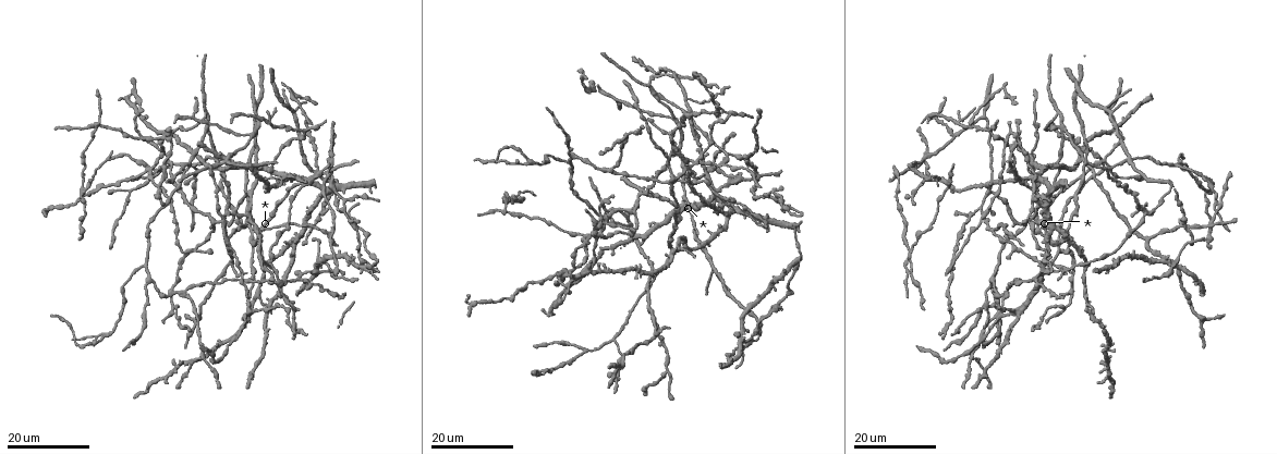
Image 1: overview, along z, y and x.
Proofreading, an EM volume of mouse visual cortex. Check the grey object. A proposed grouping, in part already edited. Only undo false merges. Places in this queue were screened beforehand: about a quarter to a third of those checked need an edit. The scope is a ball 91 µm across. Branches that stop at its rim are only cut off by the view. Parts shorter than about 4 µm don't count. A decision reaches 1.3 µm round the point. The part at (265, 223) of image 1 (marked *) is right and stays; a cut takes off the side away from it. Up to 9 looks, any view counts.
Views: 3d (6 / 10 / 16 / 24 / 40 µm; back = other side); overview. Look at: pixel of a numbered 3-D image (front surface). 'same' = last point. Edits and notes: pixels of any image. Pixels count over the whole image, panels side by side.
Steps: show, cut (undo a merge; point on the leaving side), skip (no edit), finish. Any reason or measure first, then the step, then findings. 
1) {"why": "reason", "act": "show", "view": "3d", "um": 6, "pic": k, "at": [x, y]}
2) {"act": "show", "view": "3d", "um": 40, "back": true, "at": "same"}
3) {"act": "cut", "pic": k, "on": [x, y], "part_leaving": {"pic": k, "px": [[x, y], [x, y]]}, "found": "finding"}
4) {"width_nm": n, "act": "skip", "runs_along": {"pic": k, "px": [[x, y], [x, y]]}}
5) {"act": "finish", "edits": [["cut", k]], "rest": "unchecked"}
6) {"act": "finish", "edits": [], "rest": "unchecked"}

{"act": "show", "view": "3d", "um": 24, "pic": 1, "at": [259, 296]}

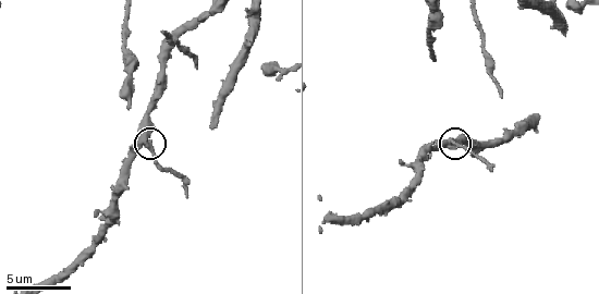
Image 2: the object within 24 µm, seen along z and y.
{"why": "closer look", "act": "show", "view": "3d", "um": 10, "pic": 2, "at": [142, 146]}

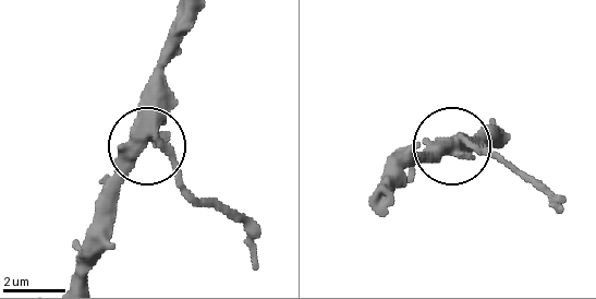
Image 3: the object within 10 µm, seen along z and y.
{"arms": 3, "act": "skip", "runs_along": {"pic": 3, "px": [[196, 12], [165, 67], [159, 121], [149, 142], [196, 198]]}, "found": "continuous, no second cell"}

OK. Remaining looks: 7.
{"act": "show", "view": "3d", "um": 24, "pic": 1, "at": [233, 264]}

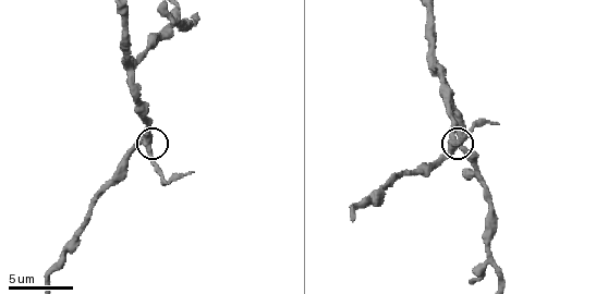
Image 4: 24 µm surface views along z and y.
{"act": "show", "view": "3d", "um": 6, "pic": 4, "at": [148, 148]}

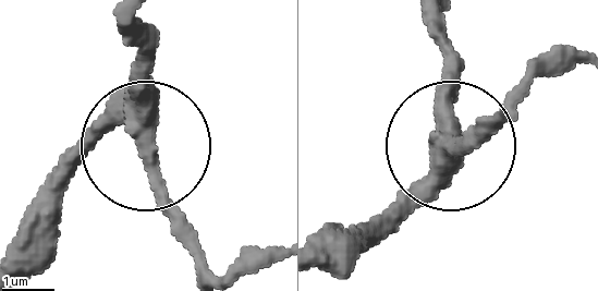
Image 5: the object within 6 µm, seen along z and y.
{"width_nm": 420, "act": "skip", "runs_along": {"pic": 5, "px": [[425, 19], [447, 71], [447, 149], [477, 123], [512, 123]]}, "found": "continuous, no second cell"}

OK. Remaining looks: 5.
{"why": "three arms meet", "act": "show", "view": "3d", "um": 24, "pic": 1, "at": [1032, 202]}

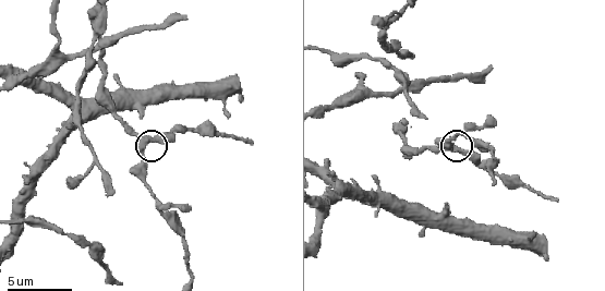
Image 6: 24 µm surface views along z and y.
{"act": "show", "view": "3d", "um": 6, "pic": 6, "at": [141, 145]}

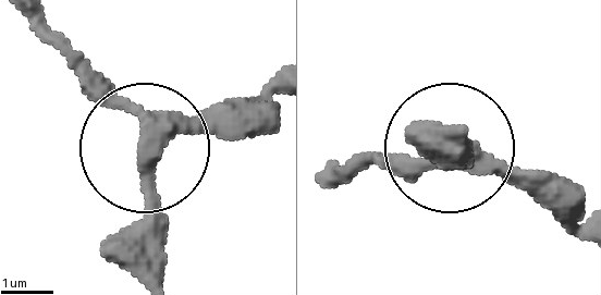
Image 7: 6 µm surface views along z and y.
{"arms": 3, "act": "skip", "runs_along": {"pic": 7, "px": [[33, 17], [150, 143], [262, 134]]}, "found": "one cell here"}

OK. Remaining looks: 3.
{"why": "two arms in line, one across", "act": "show", "view": "3d", "um": 24, "pic": 1, "at": [715, 270]}

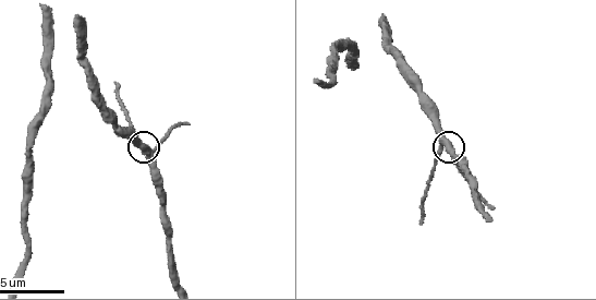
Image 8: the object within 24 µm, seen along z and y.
{"act": "show", "view": "3d", "um": 10, "pic": 8, "at": [142, 143]}

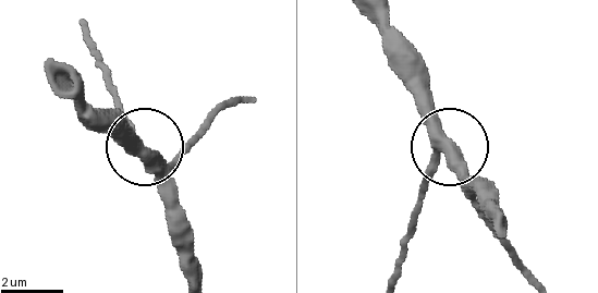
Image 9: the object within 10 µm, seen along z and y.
{"side_arm_um": 8, "act": "skip", "found": "all the same cell"}

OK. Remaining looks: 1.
{"act": "finish", "edits": [], "rest": "unchecked"}

